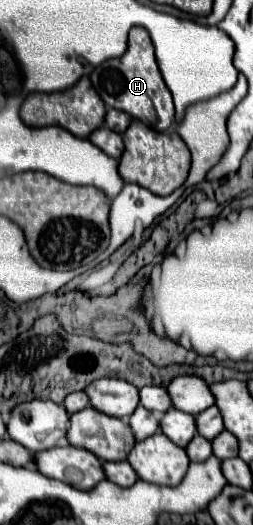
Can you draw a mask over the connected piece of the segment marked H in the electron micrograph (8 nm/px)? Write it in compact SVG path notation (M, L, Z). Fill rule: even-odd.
M133 27L129 31L129 47L123 53L123 57L109 59L103 65L95 67L91 73L91 83L99 91L99 97L105 105L121 109L157 131L165 131L173 123L173 99L161 79L153 43L145 27Z

